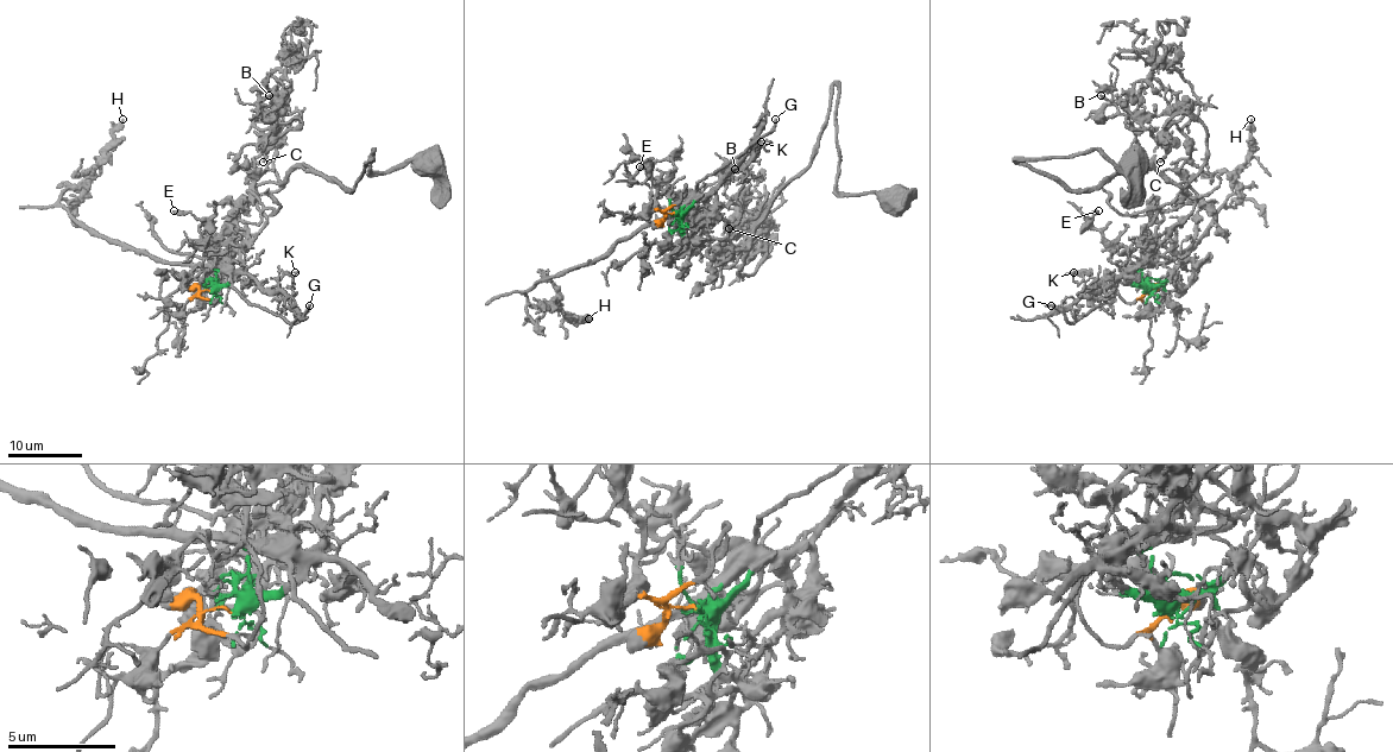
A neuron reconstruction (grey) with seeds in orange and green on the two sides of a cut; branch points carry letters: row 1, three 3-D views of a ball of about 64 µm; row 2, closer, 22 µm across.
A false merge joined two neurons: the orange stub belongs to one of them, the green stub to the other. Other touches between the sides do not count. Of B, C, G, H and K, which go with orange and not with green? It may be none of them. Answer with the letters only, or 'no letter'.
B, C

